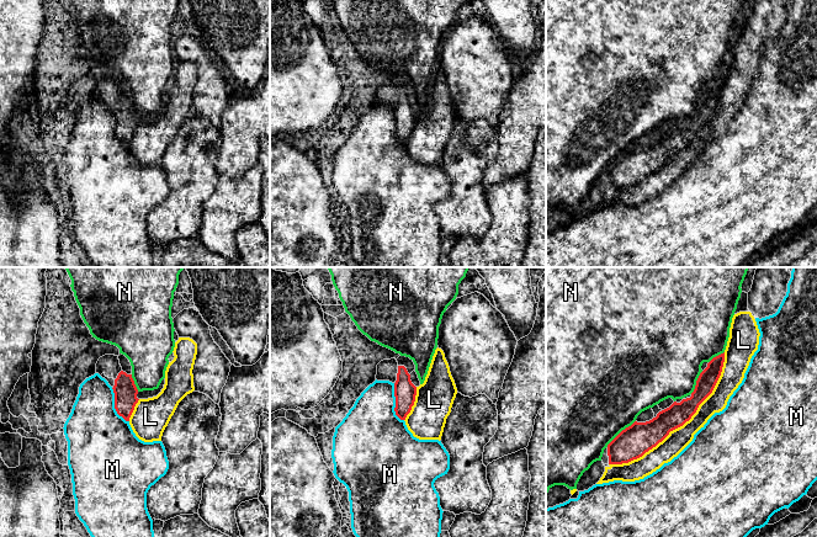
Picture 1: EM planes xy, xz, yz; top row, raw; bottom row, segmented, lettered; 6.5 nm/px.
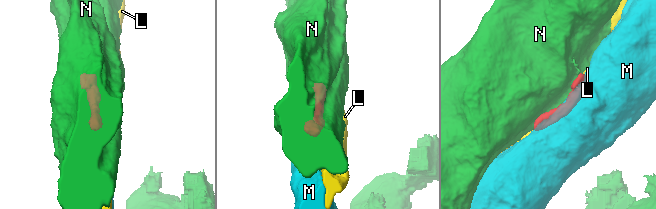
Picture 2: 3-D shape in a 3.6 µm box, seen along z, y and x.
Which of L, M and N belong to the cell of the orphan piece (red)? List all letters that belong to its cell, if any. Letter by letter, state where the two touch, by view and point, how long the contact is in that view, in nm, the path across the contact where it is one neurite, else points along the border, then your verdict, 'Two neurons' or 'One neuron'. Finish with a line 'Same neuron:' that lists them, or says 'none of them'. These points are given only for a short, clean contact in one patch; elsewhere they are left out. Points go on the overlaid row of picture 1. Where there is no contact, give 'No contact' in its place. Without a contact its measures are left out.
L: Touches red at yz (682, 425). Shared border 1050 nm. One neuron
M: Touches red at xz (396, 403). Shared border 260 nm. Two neurons
N: Touches red at yz (620, 432). Shared border 260 nm. Two neurons
Same neuron: L

